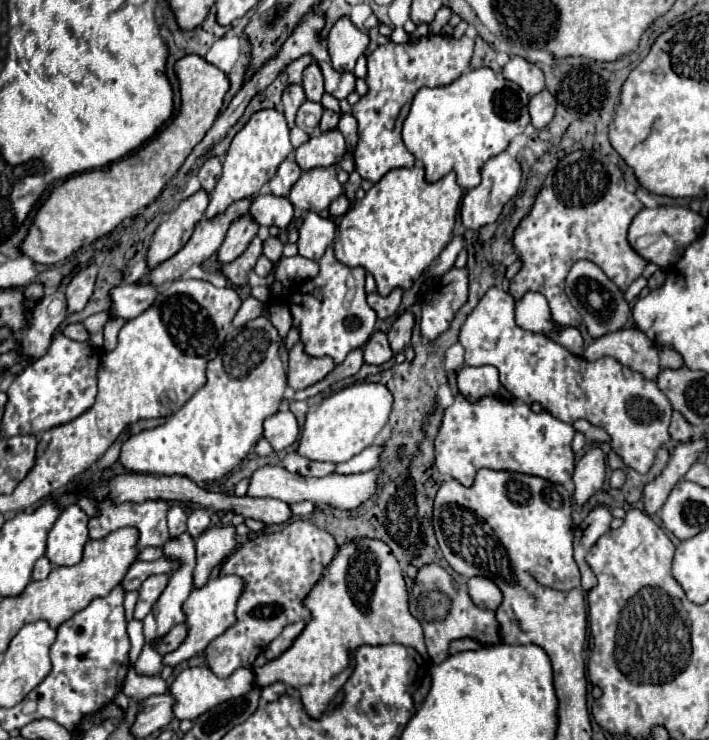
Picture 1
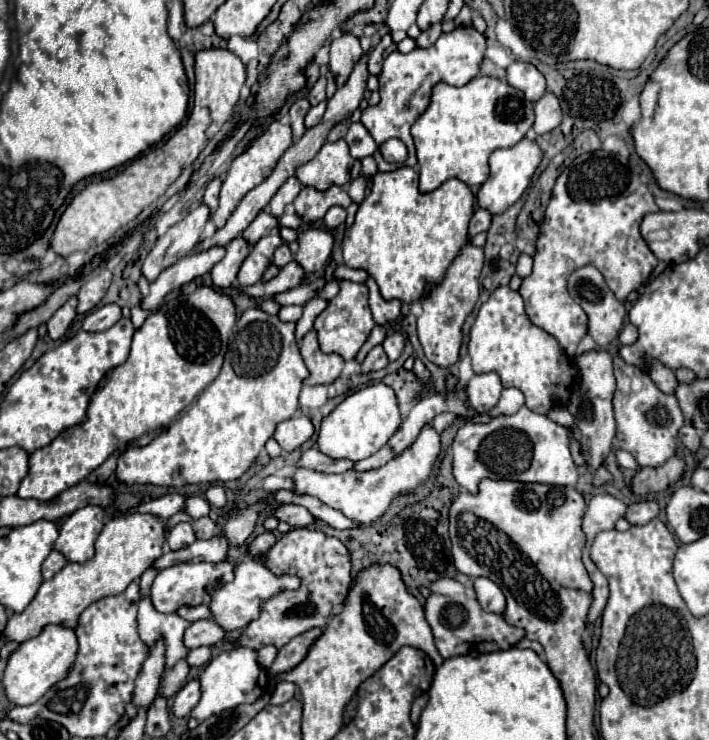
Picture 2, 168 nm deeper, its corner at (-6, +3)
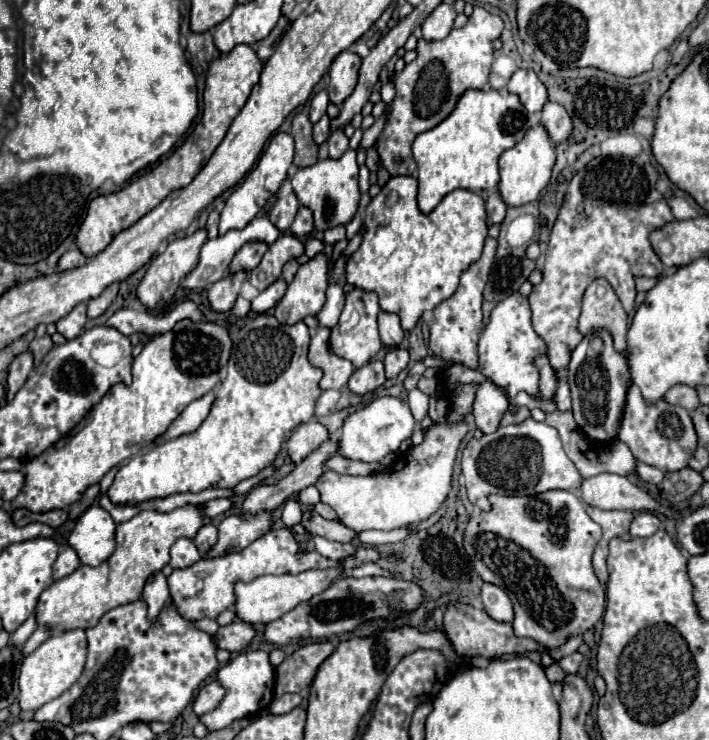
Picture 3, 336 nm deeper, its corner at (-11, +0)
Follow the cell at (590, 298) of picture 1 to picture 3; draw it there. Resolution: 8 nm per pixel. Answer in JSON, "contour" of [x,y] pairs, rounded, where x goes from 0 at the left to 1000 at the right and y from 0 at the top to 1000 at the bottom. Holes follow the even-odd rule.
{"contour":[[[838,377],[829,385],[824,396],[821,426],[815,431],[815,447],[821,453],[832,453],[843,445],[858,445],[866,455],[869,472],[874,477],[883,474],[886,426],[855,377]]]}

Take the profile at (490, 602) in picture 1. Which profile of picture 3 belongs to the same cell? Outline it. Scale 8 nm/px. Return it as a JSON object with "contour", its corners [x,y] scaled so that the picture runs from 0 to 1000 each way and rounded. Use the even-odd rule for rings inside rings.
{"contour":[[[683,788],[680,791],[680,815],[683,815],[683,826],[694,836],[722,842],[722,836],[725,836],[722,812],[705,793],[700,793],[694,788]]]}

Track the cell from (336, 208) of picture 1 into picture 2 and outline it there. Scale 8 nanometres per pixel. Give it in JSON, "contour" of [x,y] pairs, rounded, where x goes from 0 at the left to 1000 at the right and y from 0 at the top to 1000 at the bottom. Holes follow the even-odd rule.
{"contour":[[[470,278],[470,281],[461,284],[456,300],[458,300],[458,305],[467,311],[467,308],[475,308],[478,303],[484,303],[484,300],[487,300],[487,292],[489,292],[489,289],[487,289],[487,281]]]}

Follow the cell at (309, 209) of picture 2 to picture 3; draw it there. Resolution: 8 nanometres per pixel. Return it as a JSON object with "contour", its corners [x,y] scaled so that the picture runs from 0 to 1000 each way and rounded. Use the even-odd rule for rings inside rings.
{"contour":[[[423,280],[415,301],[409,304],[409,315],[417,318],[417,320],[429,320],[429,318],[434,318],[440,309],[443,309],[443,304],[440,304],[440,288],[434,288],[434,282]]]}

